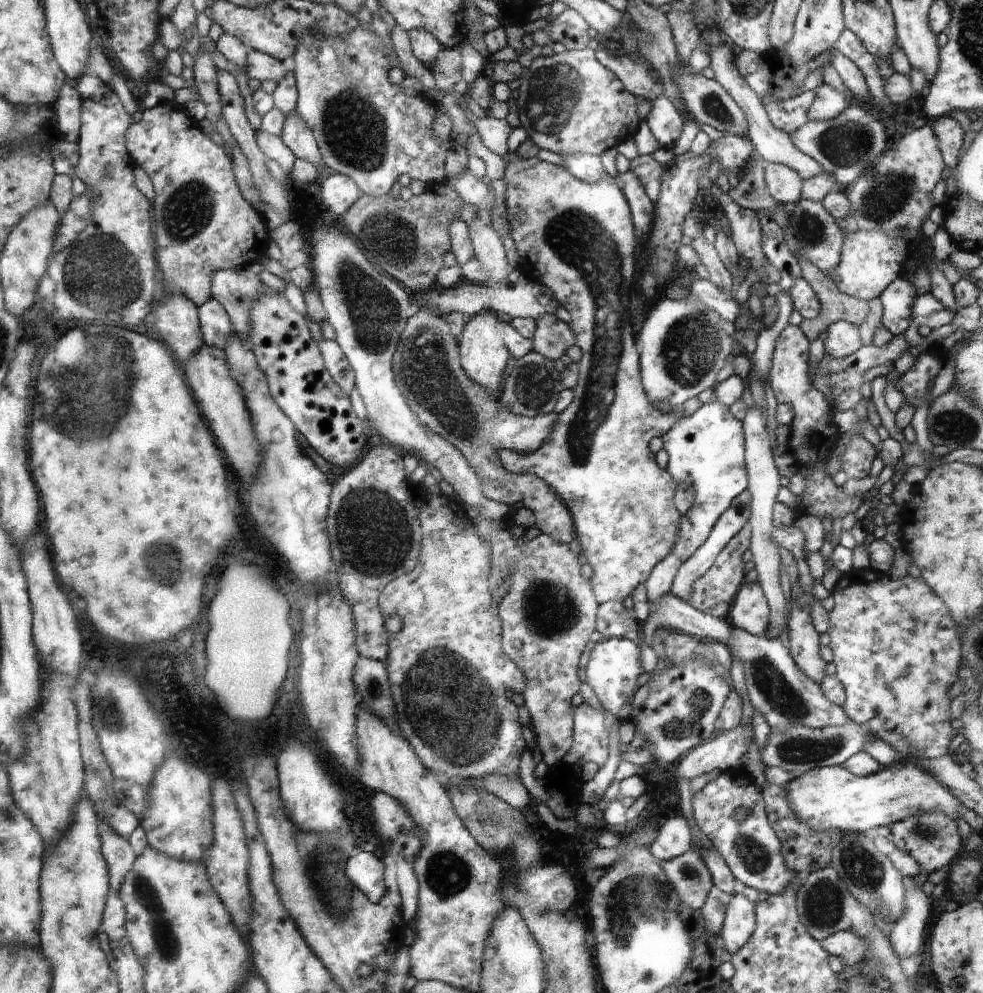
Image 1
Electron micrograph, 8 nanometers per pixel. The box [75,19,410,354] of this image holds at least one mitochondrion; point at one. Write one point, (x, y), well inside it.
(353, 130)

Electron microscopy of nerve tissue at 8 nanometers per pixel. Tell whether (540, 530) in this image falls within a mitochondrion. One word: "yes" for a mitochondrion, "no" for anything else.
no

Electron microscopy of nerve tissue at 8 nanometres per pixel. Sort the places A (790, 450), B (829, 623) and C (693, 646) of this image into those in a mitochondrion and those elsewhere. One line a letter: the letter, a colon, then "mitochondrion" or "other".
A: other
B: other
C: other

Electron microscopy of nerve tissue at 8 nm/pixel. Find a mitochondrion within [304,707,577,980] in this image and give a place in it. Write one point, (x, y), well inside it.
(446, 875)

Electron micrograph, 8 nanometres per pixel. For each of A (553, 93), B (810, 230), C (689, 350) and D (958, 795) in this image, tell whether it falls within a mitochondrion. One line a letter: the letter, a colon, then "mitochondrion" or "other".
A: mitochondrion
B: mitochondrion
C: mitochondrion
D: other

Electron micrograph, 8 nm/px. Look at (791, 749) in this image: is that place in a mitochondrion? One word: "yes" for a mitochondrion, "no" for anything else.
yes

